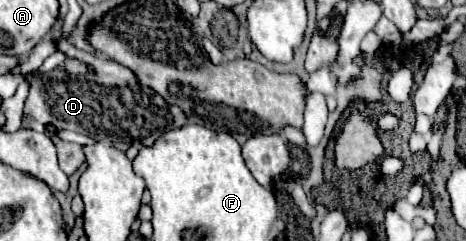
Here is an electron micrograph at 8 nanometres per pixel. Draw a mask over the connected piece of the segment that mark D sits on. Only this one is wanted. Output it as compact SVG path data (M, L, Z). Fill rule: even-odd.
M60 40L60 50L66 52L68 58L80 58L96 68L96 74L60 74L60 68L44 74L44 76L28 76L30 94L24 108L24 118L36 120L40 124L52 122L64 130L74 130L86 134L94 140L112 142L118 150L126 152L128 146L138 138L142 146L152 146L164 132L180 128L186 124L186 114L180 108L170 106L166 100L162 104L160 94L156 94L150 86L138 82L136 74L120 66L114 60L96 58L90 52L82 52Z

